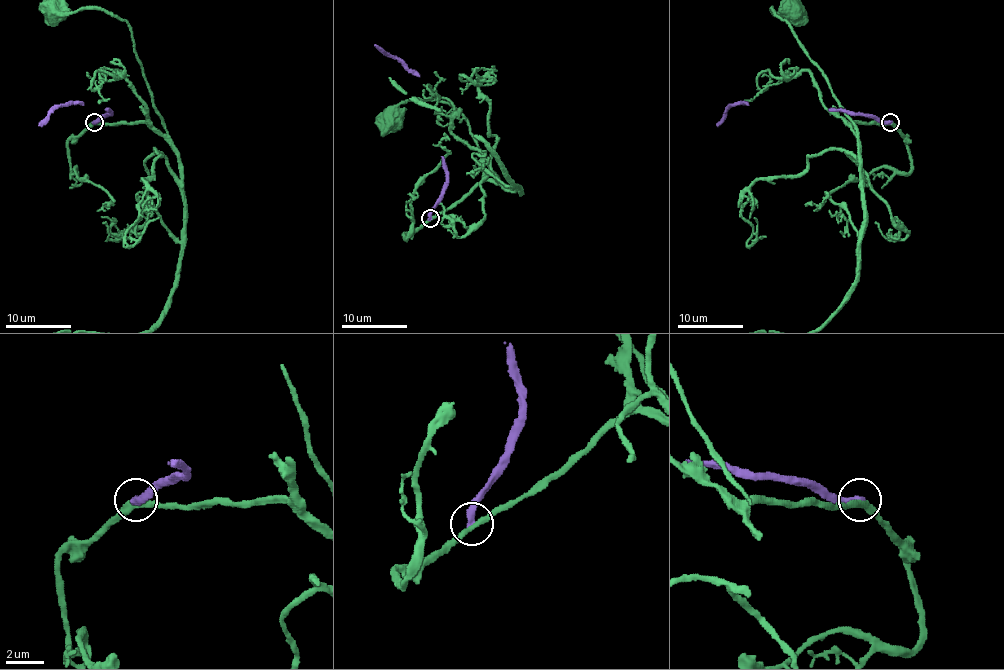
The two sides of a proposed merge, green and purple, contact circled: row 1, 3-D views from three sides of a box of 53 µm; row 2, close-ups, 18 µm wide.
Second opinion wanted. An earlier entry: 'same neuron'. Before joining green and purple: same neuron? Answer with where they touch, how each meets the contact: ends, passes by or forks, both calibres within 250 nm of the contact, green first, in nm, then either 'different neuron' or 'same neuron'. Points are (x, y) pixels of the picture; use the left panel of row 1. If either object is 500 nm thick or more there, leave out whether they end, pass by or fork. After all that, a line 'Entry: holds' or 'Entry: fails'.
at (94, 122); green passes by; purple ends there; 280 nm thick on the green side, 360 nm on the other; different neuron
Entry: fails

